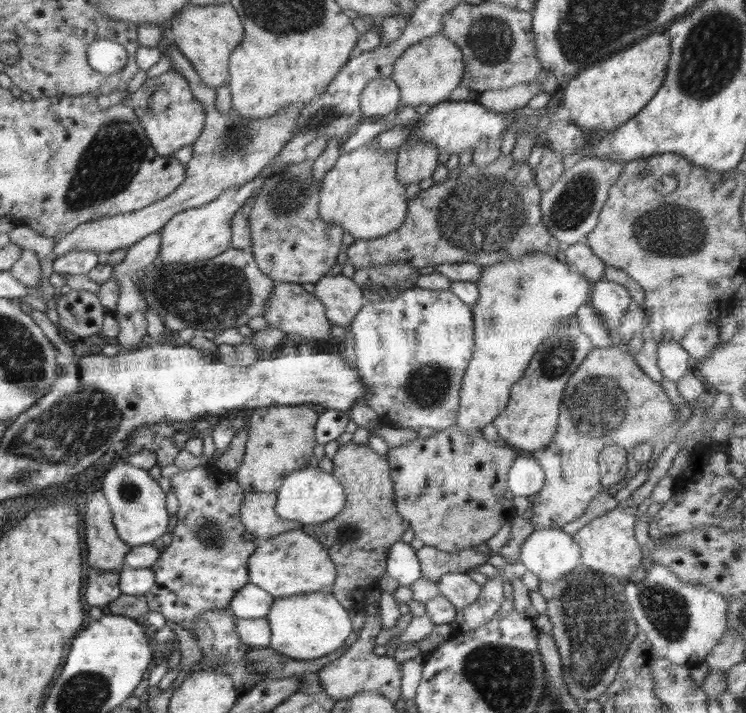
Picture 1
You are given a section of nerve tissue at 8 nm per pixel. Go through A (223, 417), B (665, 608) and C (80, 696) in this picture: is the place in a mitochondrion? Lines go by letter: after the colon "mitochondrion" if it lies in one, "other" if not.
A: other
B: mitochondrion
C: mitochondrion

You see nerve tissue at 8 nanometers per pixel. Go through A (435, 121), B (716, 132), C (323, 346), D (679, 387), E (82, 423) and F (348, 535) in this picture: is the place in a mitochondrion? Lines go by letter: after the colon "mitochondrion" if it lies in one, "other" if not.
A: other
B: other
C: other
D: other
E: mitochondrion
F: mitochondrion

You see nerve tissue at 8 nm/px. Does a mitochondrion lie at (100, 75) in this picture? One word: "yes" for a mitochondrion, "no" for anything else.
no

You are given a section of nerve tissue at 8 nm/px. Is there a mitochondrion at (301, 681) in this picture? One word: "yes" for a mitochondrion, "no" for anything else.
no

